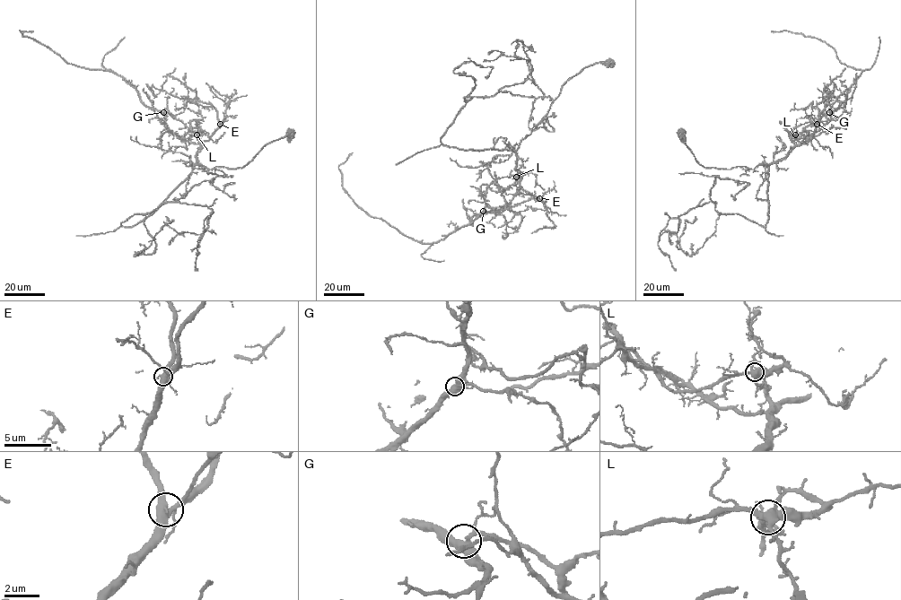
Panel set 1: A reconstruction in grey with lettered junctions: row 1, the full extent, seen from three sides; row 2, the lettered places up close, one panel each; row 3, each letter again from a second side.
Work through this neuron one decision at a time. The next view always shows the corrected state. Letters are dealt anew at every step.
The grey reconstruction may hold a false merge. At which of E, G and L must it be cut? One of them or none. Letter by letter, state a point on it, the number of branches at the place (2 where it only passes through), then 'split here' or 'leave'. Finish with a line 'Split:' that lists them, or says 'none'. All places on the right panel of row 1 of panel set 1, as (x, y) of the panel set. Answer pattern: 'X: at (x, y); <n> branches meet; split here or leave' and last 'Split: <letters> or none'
E: at (817, 124); 4 branches meet; leave
G: at (829, 112); 4 branches meet; leave
L: at (795, 134); 4 branches meet; split here
Split: L

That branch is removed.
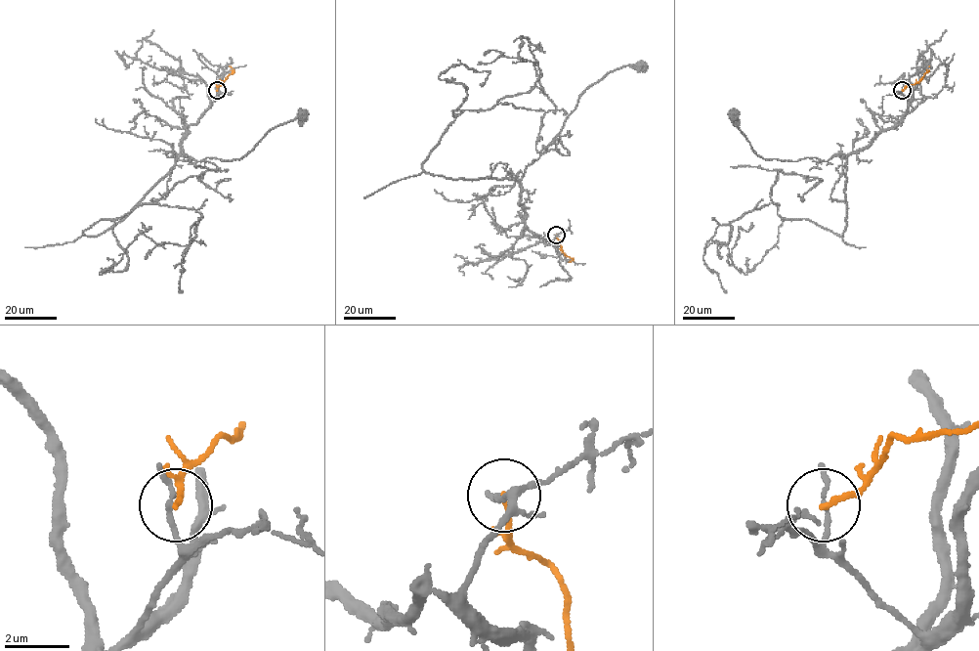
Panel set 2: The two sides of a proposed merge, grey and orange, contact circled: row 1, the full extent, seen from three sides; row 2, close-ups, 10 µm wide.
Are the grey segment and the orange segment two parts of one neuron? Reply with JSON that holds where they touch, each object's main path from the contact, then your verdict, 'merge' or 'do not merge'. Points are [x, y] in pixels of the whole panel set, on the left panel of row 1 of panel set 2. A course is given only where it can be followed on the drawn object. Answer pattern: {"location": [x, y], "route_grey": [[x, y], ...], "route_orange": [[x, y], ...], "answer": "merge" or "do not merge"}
{"location": [217, 90], "route_grey": [[216, 91], [210, 107], [187, 128], [180, 144], [181, 154], [194, 160], [240, 159], [270, 130], [302, 114]], "route_orange": [[216, 91], [233, 72], [230, 66]], "answer": "do not merge"}

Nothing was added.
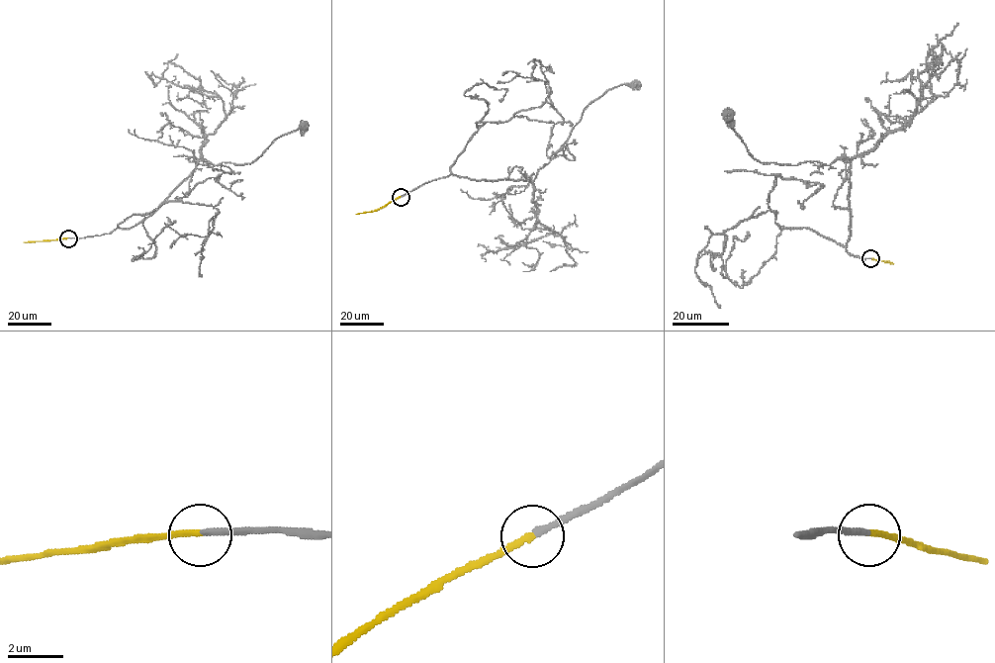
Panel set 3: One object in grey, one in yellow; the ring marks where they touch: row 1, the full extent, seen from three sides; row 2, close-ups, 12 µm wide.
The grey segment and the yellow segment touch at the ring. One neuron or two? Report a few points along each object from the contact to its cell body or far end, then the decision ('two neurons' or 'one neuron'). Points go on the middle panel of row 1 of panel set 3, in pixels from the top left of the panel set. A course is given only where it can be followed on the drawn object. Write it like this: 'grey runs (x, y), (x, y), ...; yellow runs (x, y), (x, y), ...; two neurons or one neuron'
grey runs (401, 197), (450, 174), (489, 181), (532, 181), (565, 142), (584, 110), (593, 100), (608, 89), (636, 83); yellow runs (401, 197), (378, 209), (355, 214); one neuron

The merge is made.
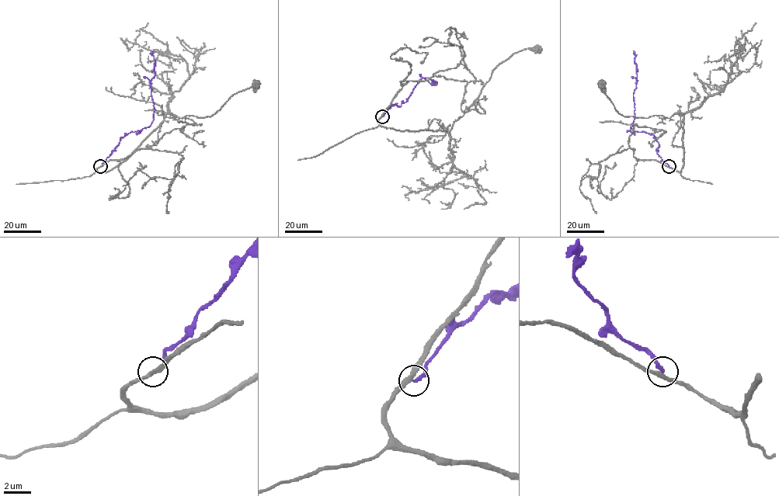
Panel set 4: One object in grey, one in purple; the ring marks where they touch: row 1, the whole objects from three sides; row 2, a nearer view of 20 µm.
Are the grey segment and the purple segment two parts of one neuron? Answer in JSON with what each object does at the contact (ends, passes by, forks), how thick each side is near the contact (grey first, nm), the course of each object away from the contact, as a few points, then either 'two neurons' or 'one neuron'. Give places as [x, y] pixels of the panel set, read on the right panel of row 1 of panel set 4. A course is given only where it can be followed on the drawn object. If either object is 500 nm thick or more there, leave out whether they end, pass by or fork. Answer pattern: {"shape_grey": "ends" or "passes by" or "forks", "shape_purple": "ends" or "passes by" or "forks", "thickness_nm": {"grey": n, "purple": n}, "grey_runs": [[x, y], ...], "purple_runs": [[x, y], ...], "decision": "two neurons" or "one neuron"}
{"shape_grey": "passes by", "shape_purple": "ends", "thickness_nm": {"grey": 300, "purple": 220}, "grey_runs": [[669, 166], [678, 171], [683, 167], [683, 114], [674, 113], [669, 118], [623, 116], [601, 90], [600, 84]], "purple_runs": [[669, 166], [657, 153], [659, 145], [653, 135], [631, 131], [637, 75], [633, 51]], "decision": "two neurons"}

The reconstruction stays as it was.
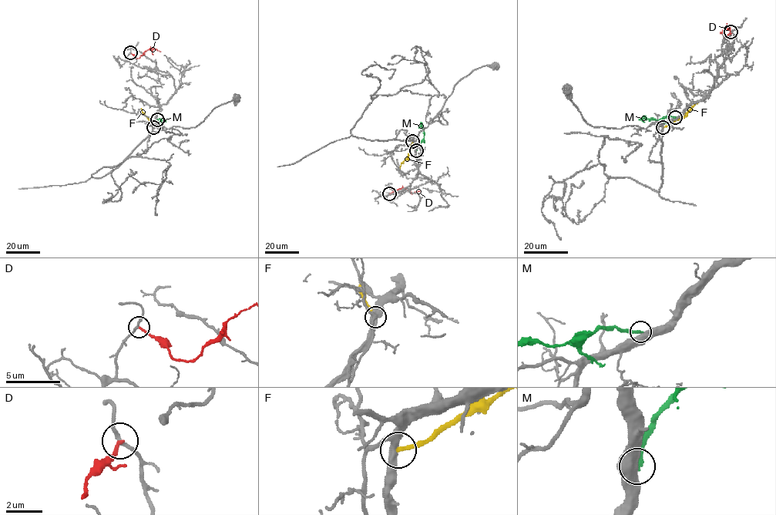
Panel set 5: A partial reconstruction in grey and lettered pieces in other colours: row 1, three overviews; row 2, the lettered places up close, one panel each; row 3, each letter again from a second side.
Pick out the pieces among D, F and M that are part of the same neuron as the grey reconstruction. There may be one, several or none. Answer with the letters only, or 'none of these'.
none of these

